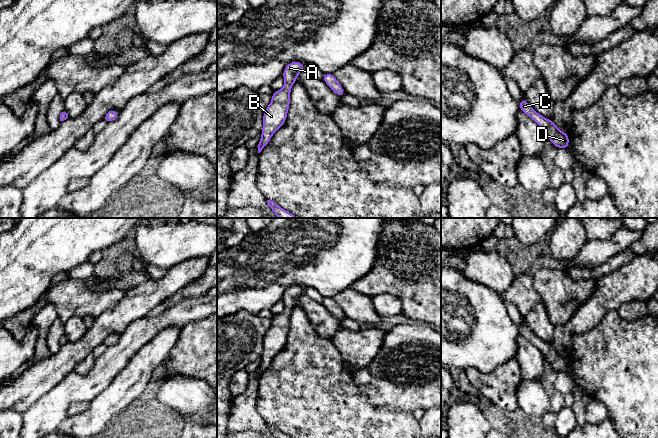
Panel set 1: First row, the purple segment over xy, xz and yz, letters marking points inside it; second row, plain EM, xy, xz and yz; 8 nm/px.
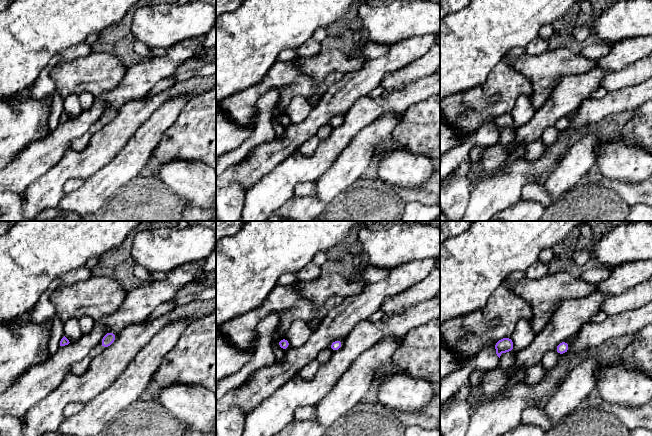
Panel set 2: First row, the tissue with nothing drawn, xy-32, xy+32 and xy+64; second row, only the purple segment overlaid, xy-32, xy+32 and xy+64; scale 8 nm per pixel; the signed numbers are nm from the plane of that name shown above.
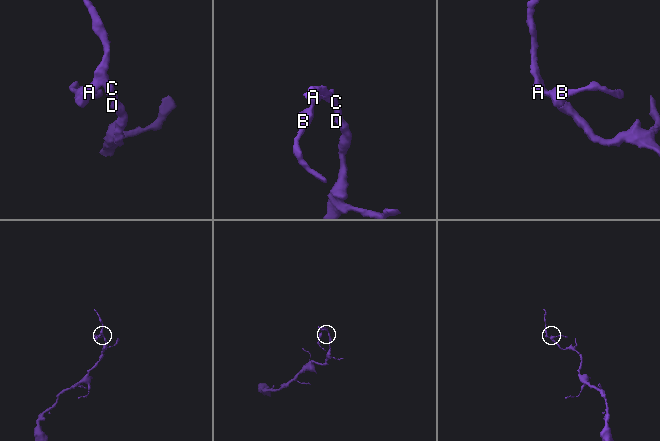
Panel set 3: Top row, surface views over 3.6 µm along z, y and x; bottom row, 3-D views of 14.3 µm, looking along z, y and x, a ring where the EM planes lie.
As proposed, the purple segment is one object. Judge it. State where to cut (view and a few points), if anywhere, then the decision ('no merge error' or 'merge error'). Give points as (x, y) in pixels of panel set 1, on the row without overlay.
cut none; no merge error

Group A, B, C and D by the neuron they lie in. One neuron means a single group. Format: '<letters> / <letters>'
A B C D

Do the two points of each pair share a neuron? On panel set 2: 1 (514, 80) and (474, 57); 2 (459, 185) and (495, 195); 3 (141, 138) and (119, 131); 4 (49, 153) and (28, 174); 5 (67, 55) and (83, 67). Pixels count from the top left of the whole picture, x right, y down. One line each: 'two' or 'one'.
1: two
2: two
3: two
4: one
5: two

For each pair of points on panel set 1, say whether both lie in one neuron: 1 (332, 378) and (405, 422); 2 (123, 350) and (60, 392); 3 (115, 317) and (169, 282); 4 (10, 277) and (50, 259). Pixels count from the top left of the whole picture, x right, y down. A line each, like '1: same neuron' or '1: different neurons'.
1: same neuron
2: same neuron
3: same neuron
4: same neuron

